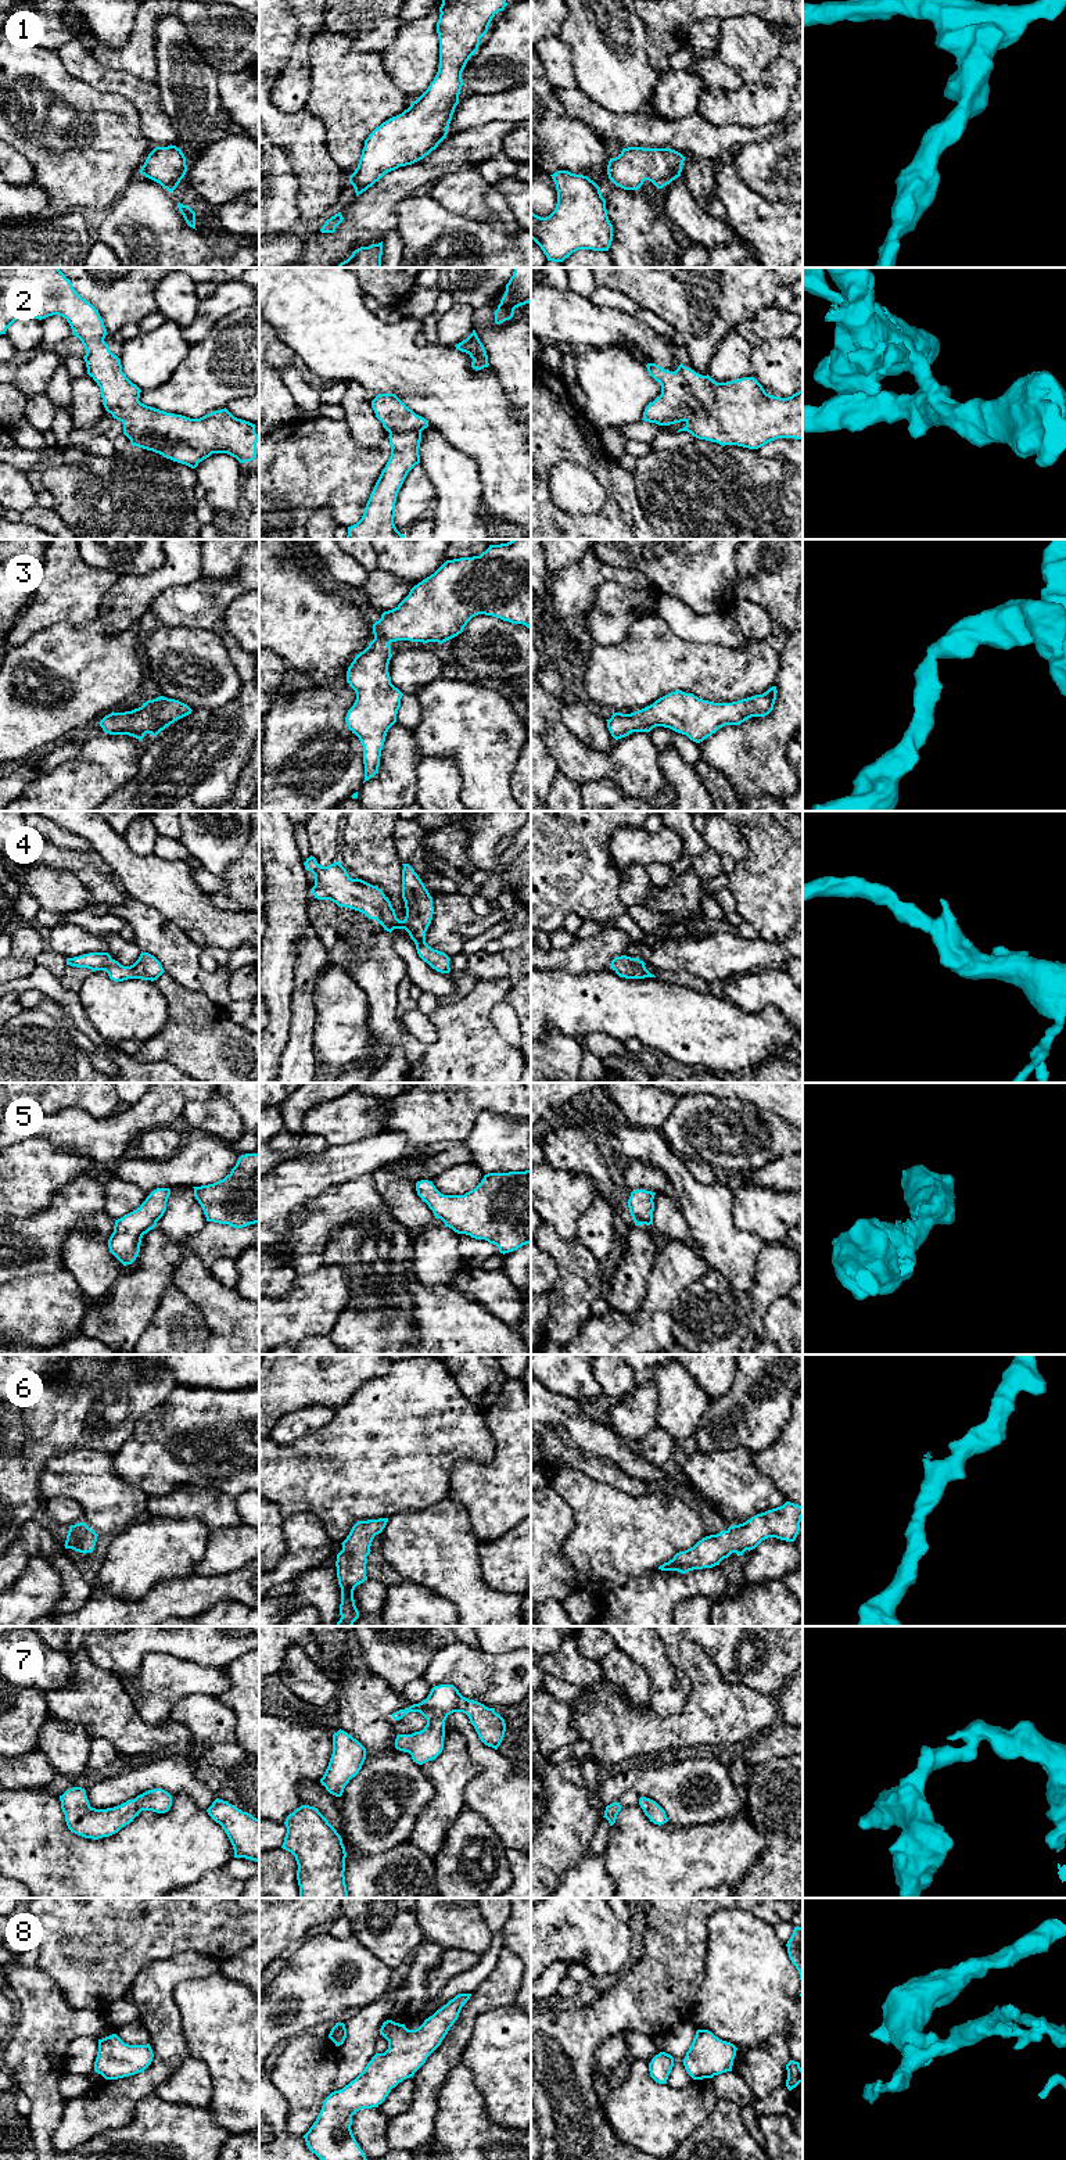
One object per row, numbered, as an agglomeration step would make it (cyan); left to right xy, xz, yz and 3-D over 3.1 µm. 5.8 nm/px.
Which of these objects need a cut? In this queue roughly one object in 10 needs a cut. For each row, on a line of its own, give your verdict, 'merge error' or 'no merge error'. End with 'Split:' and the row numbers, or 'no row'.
1: no merge error
2: no merge error
3: no merge error
4: no merge error
5: no merge error
6: no merge error
7: no merge error
8: no merge error
Split: no row

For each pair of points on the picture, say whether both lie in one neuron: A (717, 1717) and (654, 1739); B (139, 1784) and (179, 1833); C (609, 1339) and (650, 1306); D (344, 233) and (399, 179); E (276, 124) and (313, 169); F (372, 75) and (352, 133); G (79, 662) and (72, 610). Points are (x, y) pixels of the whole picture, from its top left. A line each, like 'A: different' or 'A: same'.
A: same
B: different
C: same
D: same
E: same
F: same
G: different

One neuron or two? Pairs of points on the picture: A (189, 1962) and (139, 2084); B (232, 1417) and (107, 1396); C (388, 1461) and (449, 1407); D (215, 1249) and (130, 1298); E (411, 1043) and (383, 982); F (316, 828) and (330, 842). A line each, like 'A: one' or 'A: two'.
A: one
B: two
C: one
D: one
E: one
F: one

